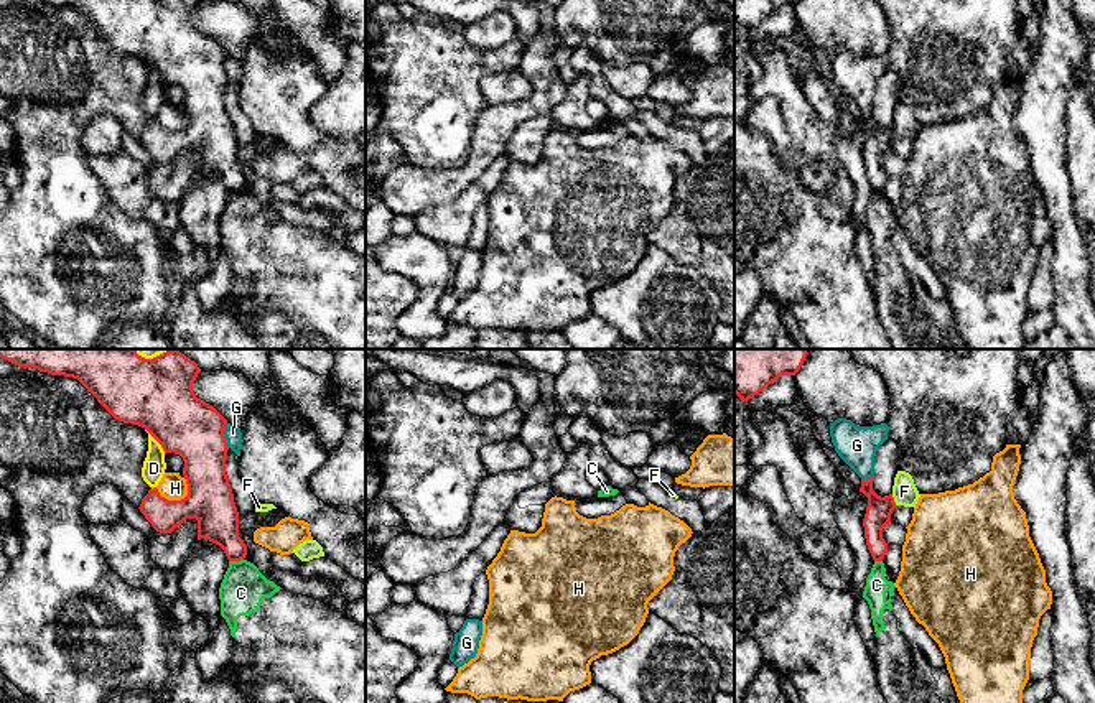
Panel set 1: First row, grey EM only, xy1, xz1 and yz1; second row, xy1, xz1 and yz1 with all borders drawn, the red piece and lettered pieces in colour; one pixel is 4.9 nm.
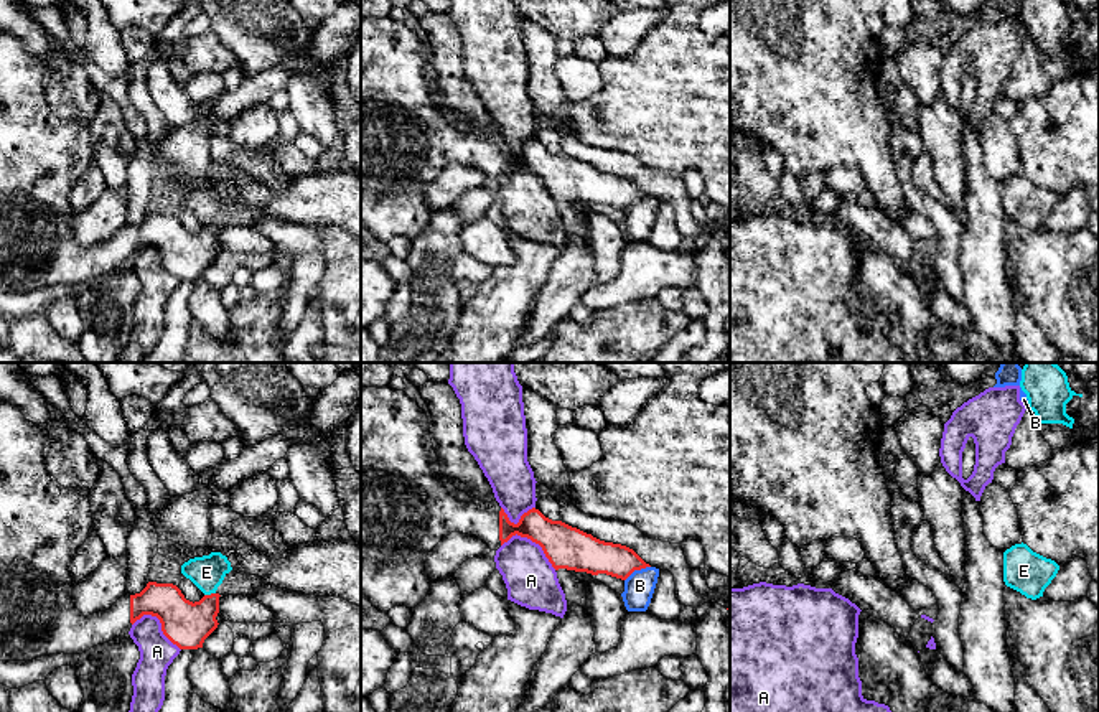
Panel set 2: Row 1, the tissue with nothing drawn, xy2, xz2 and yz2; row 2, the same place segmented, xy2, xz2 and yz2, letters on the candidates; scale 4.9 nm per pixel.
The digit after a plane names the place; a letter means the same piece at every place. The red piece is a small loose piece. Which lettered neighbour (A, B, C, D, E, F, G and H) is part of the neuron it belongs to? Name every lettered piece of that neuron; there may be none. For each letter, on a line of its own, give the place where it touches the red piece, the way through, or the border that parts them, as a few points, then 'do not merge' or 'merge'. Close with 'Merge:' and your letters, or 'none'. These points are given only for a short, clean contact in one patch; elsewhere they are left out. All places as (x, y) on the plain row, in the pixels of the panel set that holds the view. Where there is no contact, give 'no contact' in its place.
A: contact xz2 (533, 172); do not merge
B: contact xz2 (636, 200); border xz2 (650, 196), (635, 201), (625, 211); do not merge
C: contact xy1 (236, 191); border xy1 (242, 190), (229, 193); do not merge
D: contact xy1 (157, 71); do not merge
E: contact xy2 (211, 224); border xy2 (215, 223), (205, 226); do not merge
F: contact yz1 (893, 130); border yz1 (891, 125), (896, 135); do not merge
G: contact xy1 (223, 66); do not merge
H: contact xy1 (172, 132); do not merge
Merge: none

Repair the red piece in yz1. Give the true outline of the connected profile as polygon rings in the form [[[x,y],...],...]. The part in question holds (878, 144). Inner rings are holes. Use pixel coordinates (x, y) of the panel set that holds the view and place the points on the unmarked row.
[[[874,107],[869,110],[861,110],[860,123],[868,128],[868,138],[863,150],[864,158],[864,170],[868,181],[874,193],[883,193],[888,175],[883,170],[883,160],[891,153],[891,145],[896,140],[896,133],[892,125],[889,127],[878,127],[873,122]]]

